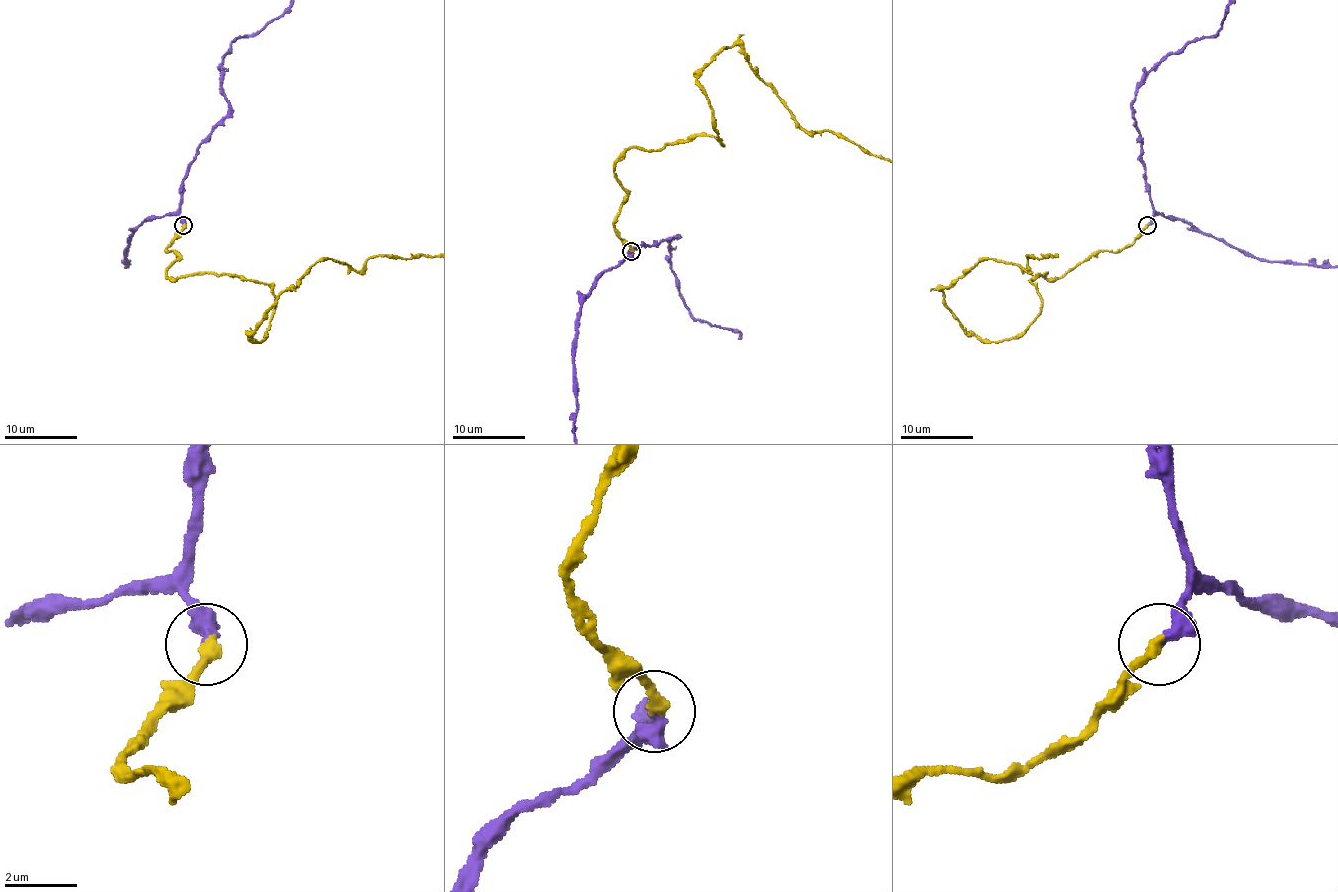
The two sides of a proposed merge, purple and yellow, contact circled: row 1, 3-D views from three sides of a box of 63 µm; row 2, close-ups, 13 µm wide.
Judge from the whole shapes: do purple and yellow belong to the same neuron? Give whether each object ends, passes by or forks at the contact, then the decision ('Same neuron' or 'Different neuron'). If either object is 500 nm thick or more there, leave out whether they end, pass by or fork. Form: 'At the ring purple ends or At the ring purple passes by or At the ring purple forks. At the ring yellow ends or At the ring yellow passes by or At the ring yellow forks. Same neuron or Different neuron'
At the ring purple ends. At the ring yellow ends. Same neuron

